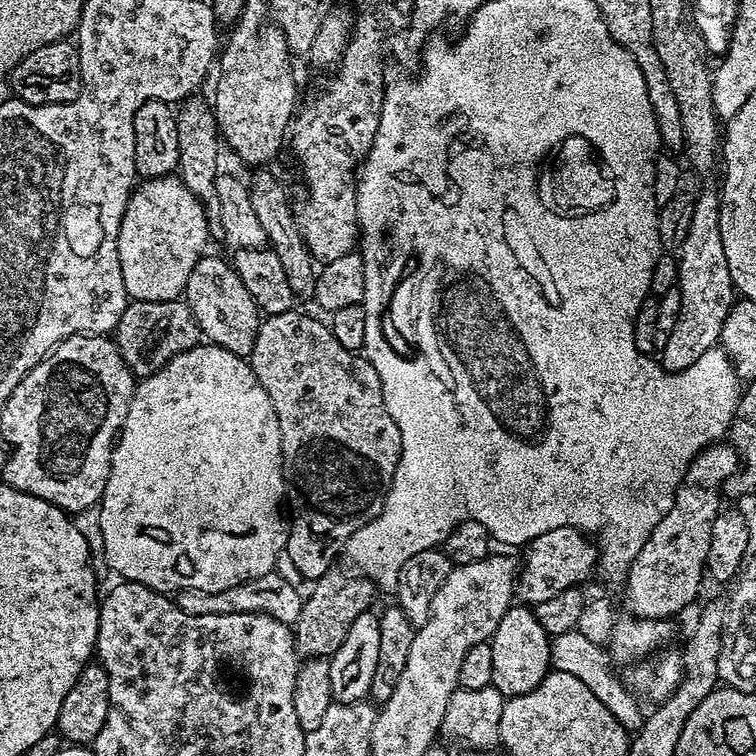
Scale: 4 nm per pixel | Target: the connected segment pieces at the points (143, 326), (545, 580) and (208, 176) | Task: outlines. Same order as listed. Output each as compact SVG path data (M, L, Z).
M129 299L122 318L114 333L116 349L122 354L122 362L131 370L133 377L152 376L166 366L178 354L201 343L202 333L190 306L183 299L133 300Z
M558 526L558 530L550 530L538 538L528 541L523 552L524 560L522 556L522 567L518 572L515 594L515 599L521 605L535 606L538 602L547 602L550 598L562 594L562 590L570 590L583 585L583 580L590 579L592 572L594 576L598 568L597 541L589 533L580 532L577 528L571 528L570 526Z
M193 94L179 105L176 112L176 125L178 126L178 150L180 151L180 166L178 175L191 192L200 199L204 213L208 219L208 234L213 241L225 239L222 226L222 205L218 202L216 178L221 171L220 148L222 137L220 128L216 124L216 114L211 103L208 104L200 97Z

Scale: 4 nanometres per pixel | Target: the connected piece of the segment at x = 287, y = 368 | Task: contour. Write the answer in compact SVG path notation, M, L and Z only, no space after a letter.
M293 310L283 312L277 316L261 319L258 338L254 338L254 350L250 357L250 363L258 382L262 382L262 390L270 394L270 406L274 406L274 414L278 418L278 430L280 431L280 453L284 459L284 478L287 491L290 493L290 527L288 529L288 542L286 556L292 559L292 564L308 579L308 582L319 580L322 574L326 574L337 563L336 555L345 551L348 540L362 526L366 526L383 510L388 497L388 491L392 485L394 474L398 470L398 462L402 454L402 434L398 430L398 422L390 418L390 410L386 410L382 382L378 378L378 370L359 352L346 350L346 346L340 345L338 338L334 338L331 327L304 312Z

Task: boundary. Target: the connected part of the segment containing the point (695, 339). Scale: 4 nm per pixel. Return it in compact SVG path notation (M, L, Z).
M708 188L696 196L694 218L690 218L690 230L686 230L686 238L678 250L678 263L682 310L674 330L670 330L670 338L666 338L666 346L658 352L658 363L667 372L681 372L694 366L706 350L719 345L726 314L730 314L734 303L730 266L722 246L720 192L717 189Z

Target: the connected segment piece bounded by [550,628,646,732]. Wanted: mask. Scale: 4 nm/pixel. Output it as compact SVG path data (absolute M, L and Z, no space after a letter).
M579 629L566 631L551 639L550 664L558 672L570 673L583 683L595 695L598 700L617 718L619 724L629 732L637 732L643 726L646 714L641 710L637 701L639 699L627 688L627 685L616 676L614 672L614 661L611 653L604 649L590 637L580 632Z

